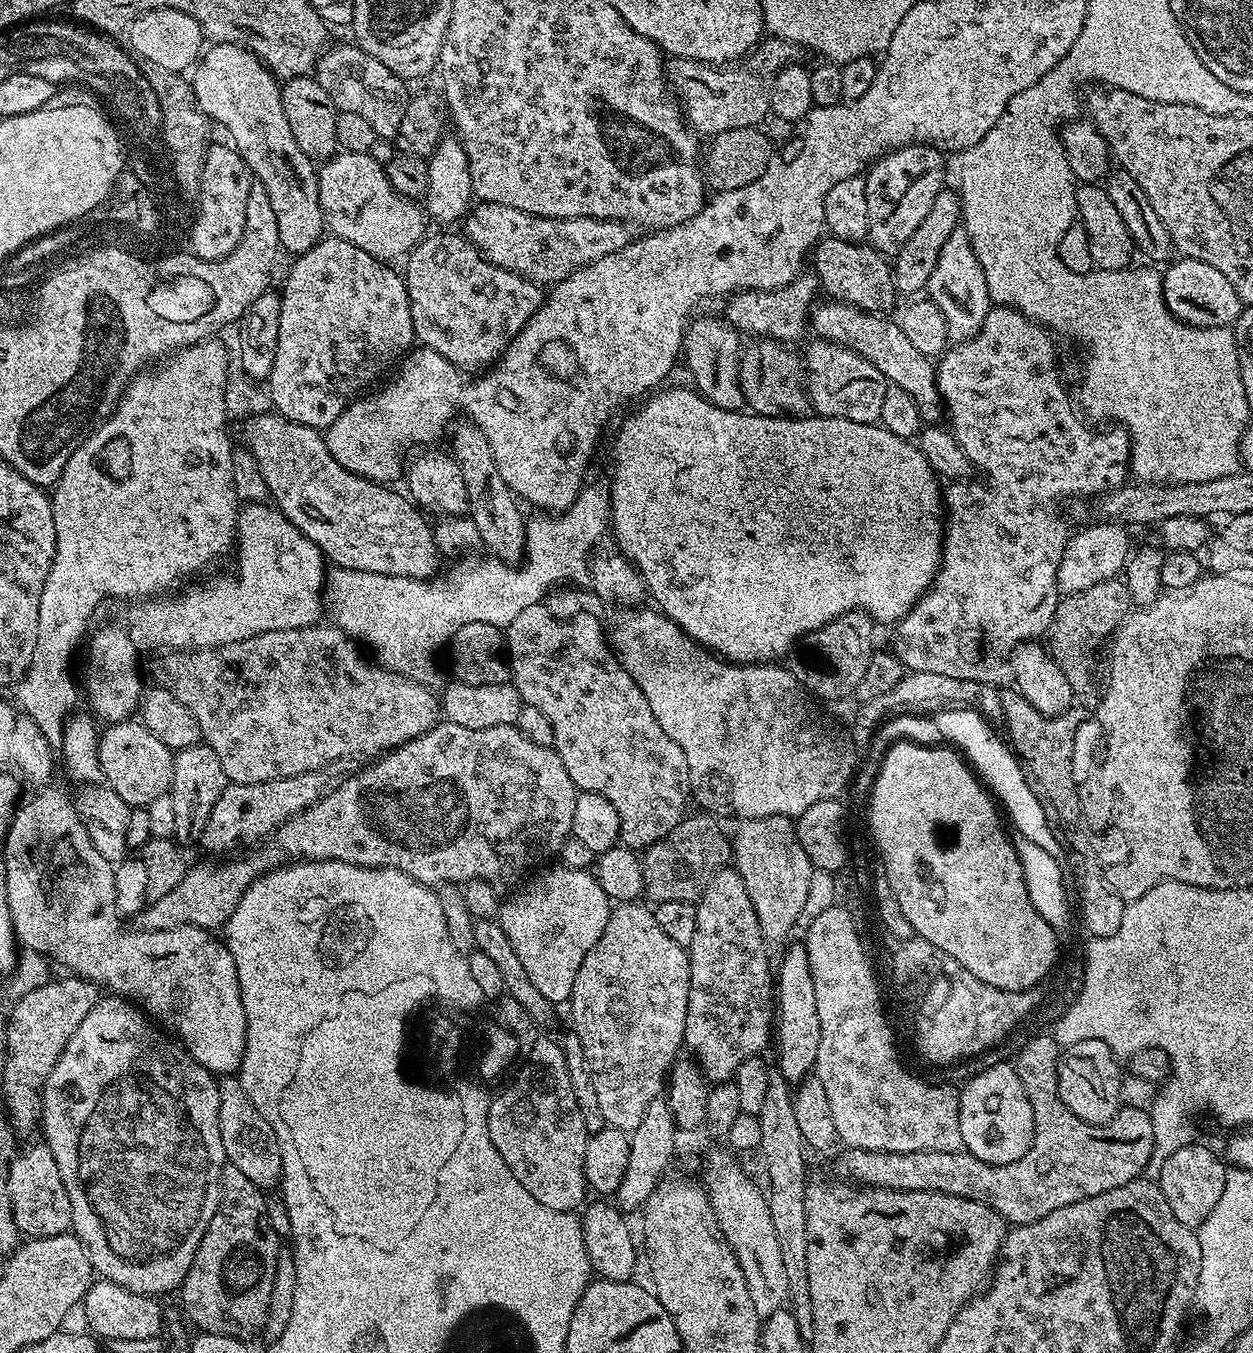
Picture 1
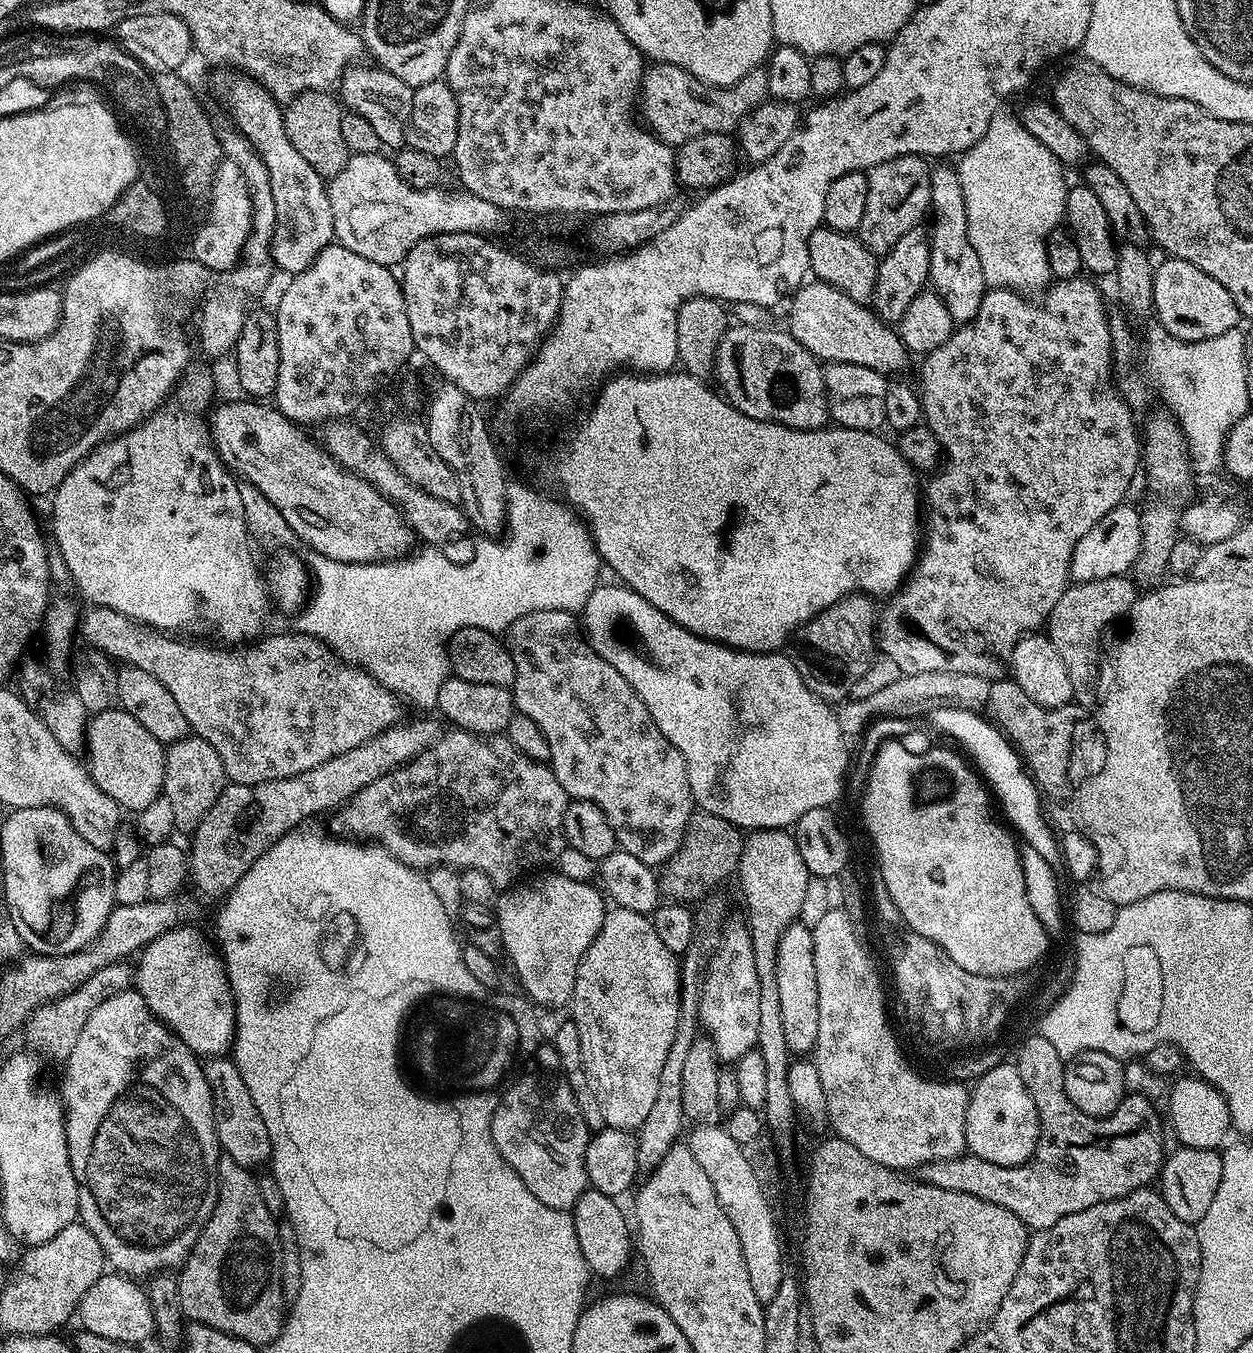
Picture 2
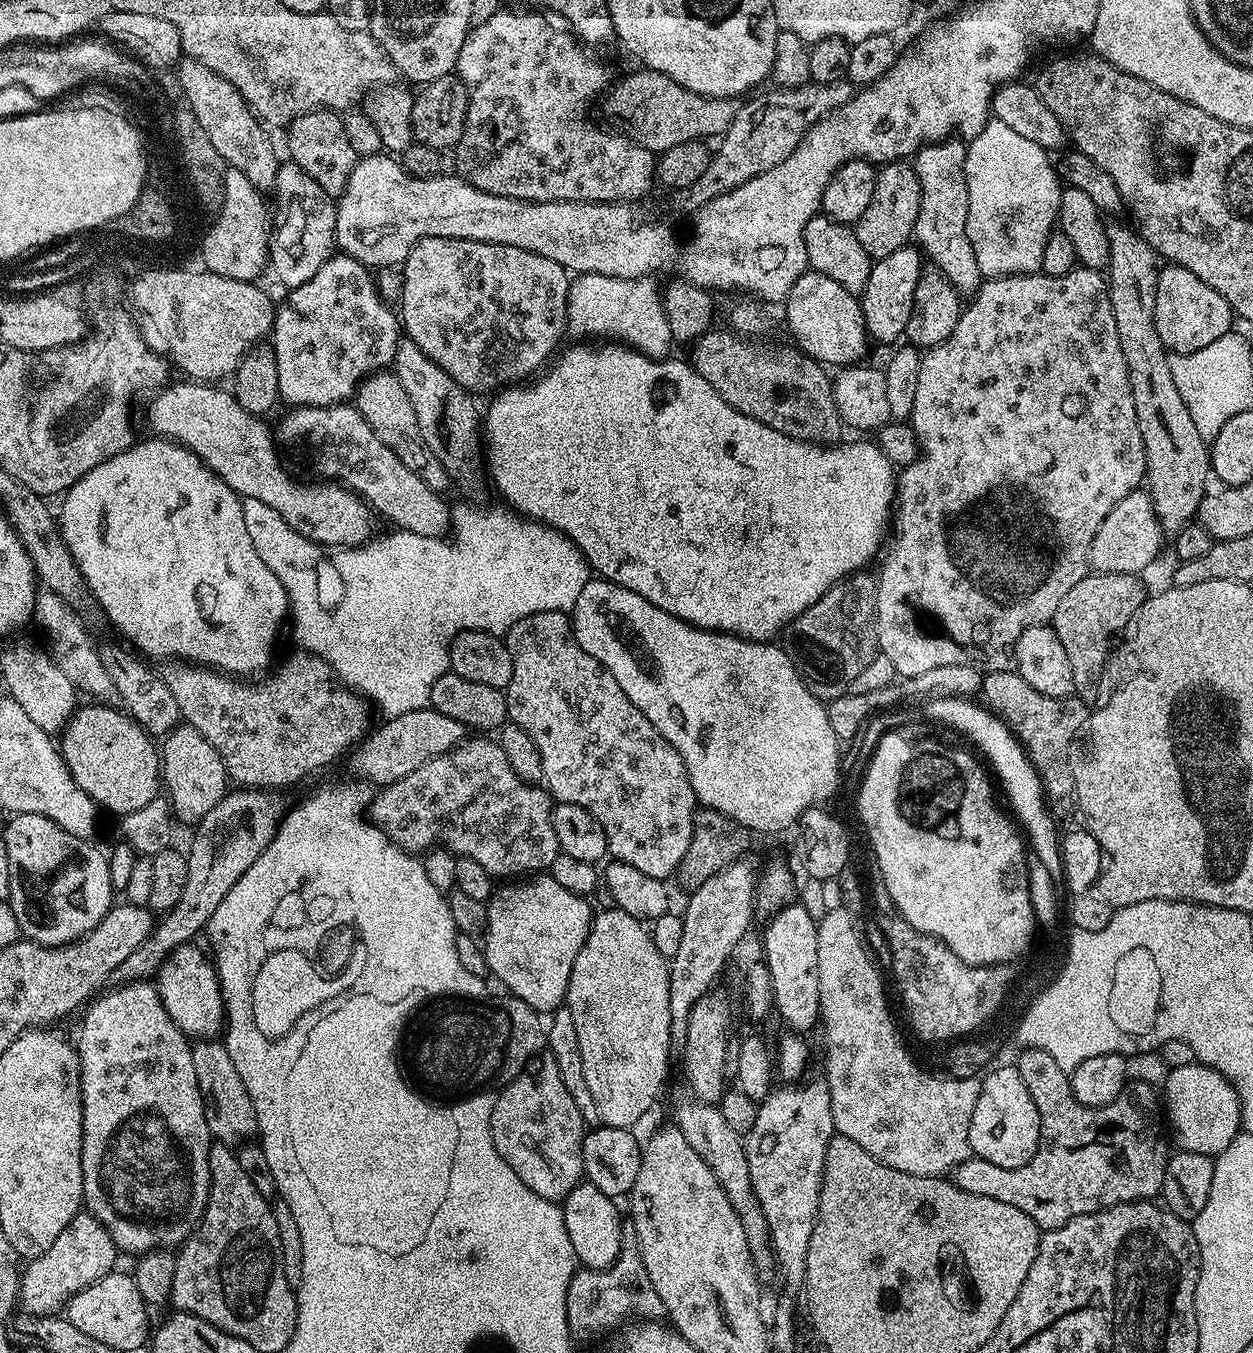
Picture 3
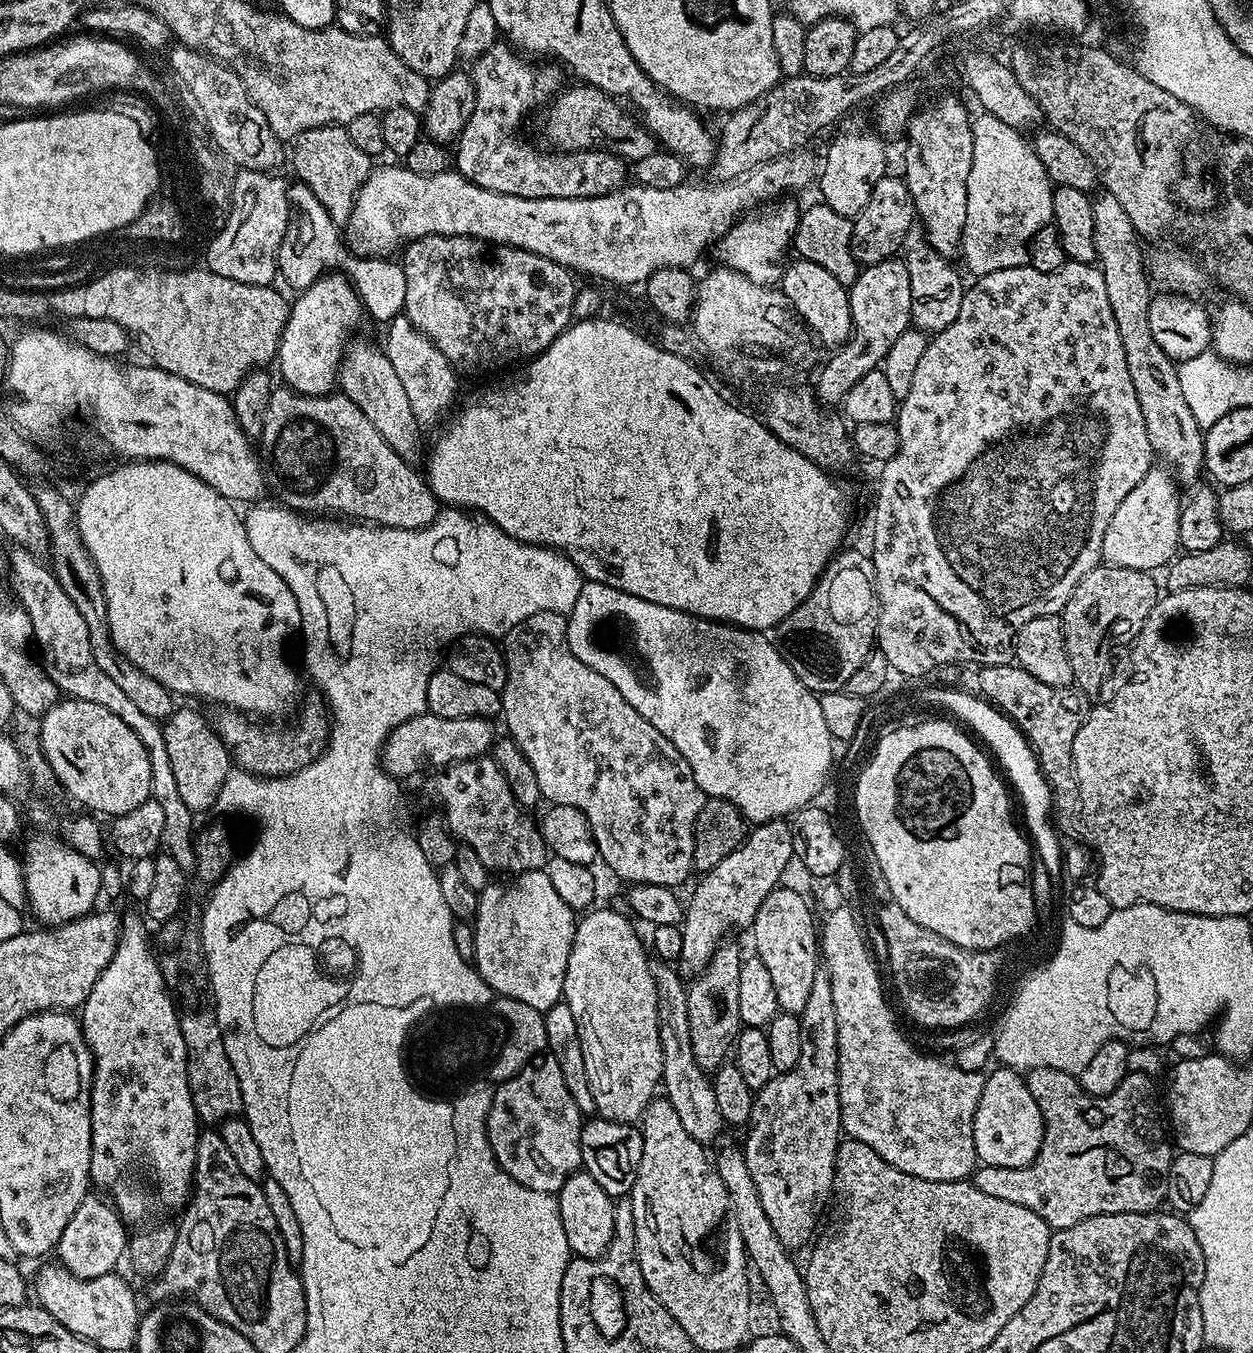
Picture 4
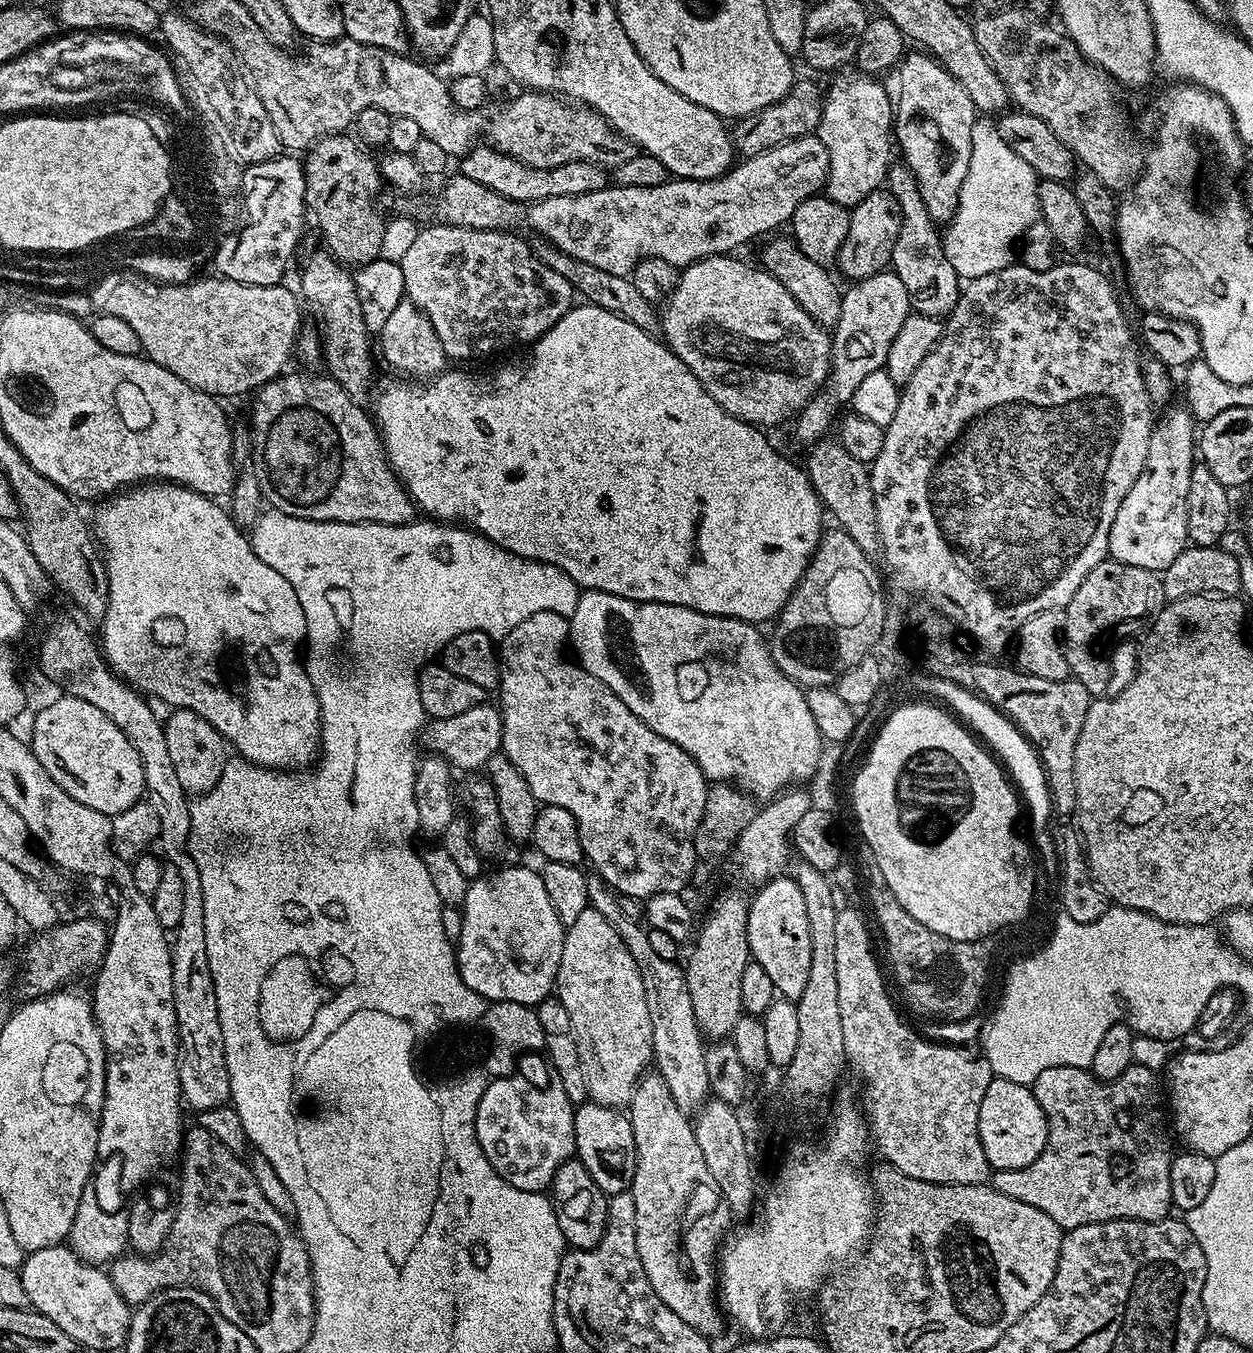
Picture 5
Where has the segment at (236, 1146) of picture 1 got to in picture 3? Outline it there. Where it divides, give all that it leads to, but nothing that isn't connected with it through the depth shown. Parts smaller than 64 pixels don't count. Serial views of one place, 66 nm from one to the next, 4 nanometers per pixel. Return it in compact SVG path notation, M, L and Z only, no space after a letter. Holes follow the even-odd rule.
M216 1038L197 1039L192 1044L192 1057L194 1074L198 1078L200 1093L204 1095L210 1134L219 1143L229 1146L239 1146L251 1141L257 1135L254 1102L250 1102L250 1094L246 1094L246 1085L243 1084L224 1043Z

